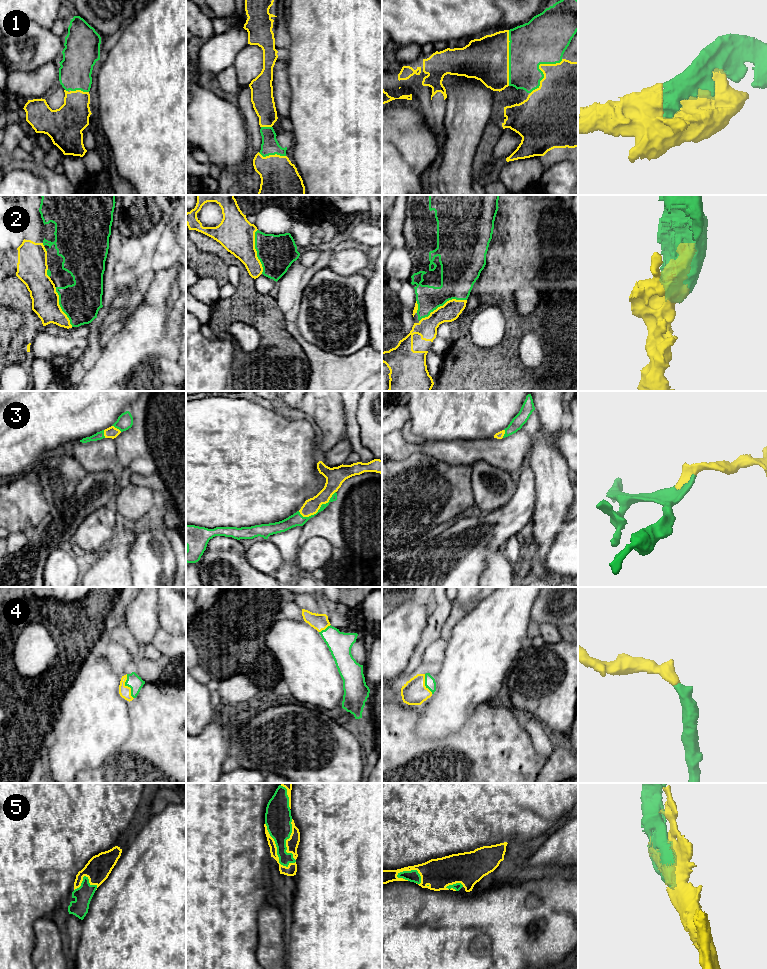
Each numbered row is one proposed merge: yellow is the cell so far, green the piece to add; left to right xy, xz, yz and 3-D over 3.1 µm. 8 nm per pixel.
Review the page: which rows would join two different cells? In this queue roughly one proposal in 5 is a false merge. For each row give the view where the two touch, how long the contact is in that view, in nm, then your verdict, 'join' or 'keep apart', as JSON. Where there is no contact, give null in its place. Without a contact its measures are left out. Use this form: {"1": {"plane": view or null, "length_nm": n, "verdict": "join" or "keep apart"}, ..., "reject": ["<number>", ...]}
{"1": {"plane": "yz", "length_nm": 440, "verdict": "join"}, "2": {"plane": "yz", "length_nm": 420, "verdict": "join"}, "3": {"plane": "xz", "length_nm": 340, "verdict": "join"}, "4": {"plane": "xy", "length_nm": 200, "verdict": "join"}, "5": {"plane": "xz", "length_nm": 400, "verdict": "join"}, "reject": []}

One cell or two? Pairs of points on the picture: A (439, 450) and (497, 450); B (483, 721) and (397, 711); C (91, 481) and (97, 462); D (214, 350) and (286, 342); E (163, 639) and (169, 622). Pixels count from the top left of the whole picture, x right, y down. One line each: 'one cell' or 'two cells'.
A: one cell
B: one cell
C: two cells
D: two cells
E: two cells

